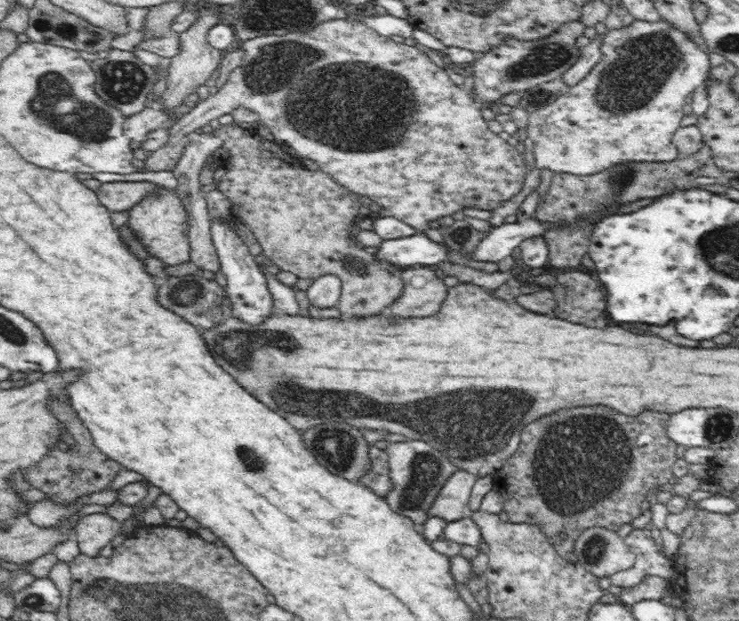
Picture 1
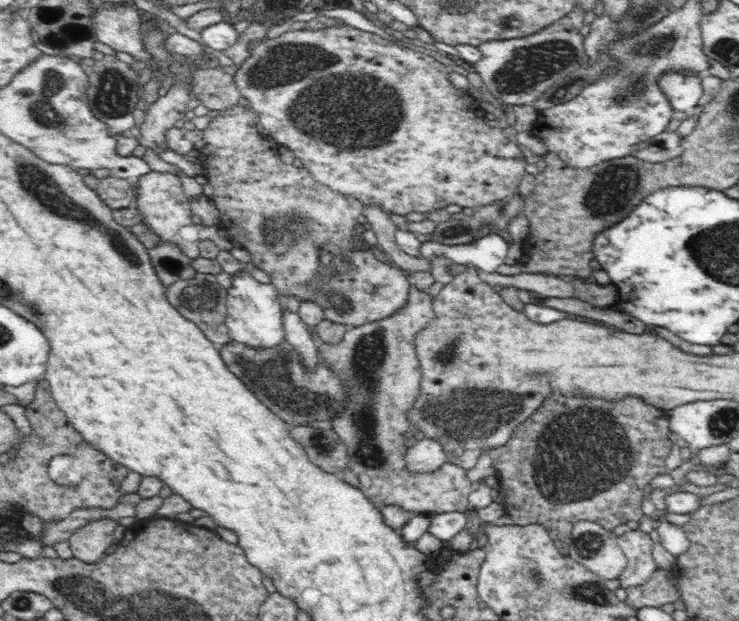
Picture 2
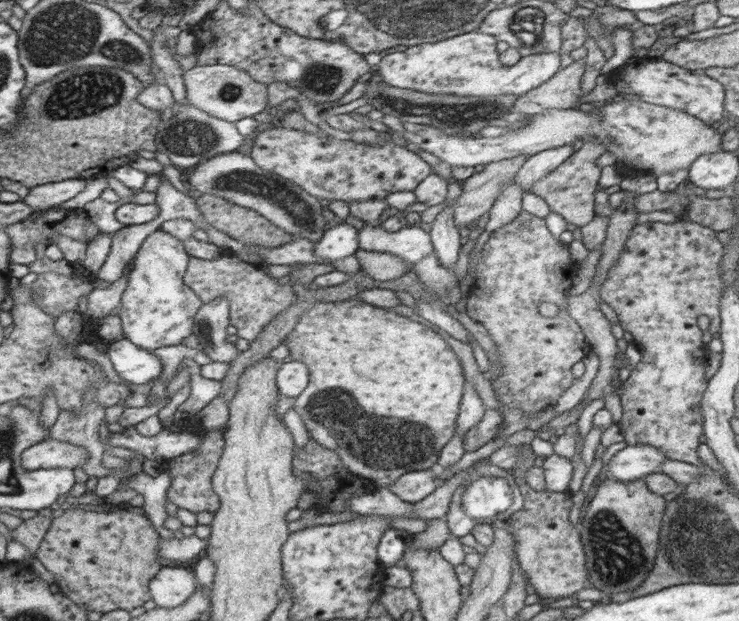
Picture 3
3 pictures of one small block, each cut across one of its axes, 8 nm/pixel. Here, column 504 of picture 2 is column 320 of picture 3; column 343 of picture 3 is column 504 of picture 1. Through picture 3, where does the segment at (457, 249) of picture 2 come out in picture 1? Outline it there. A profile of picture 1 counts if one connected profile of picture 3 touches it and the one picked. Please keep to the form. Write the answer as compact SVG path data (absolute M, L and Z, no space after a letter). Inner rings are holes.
M512 218L501 226L494 227L467 257L482 262L500 262L510 256L523 240L543 236L548 229L555 228L549 222L540 222L533 218L522 223Z

